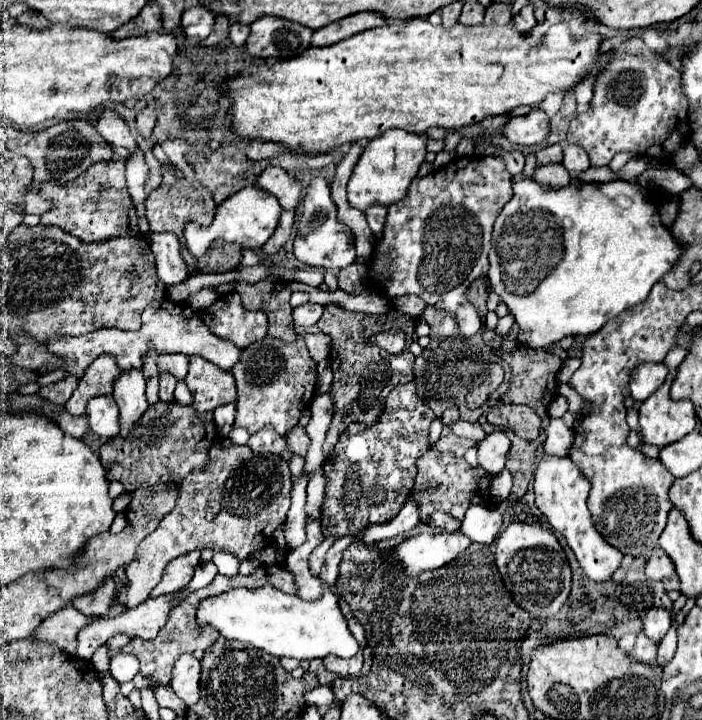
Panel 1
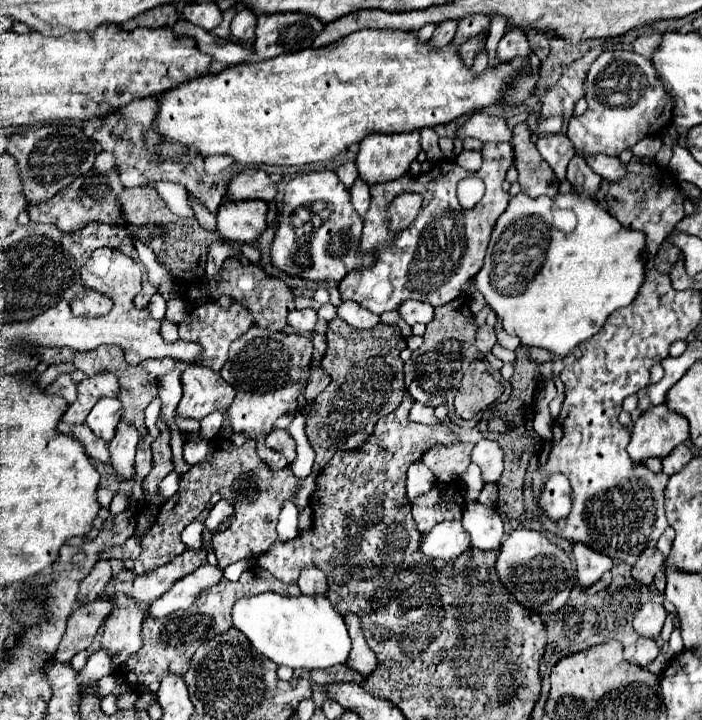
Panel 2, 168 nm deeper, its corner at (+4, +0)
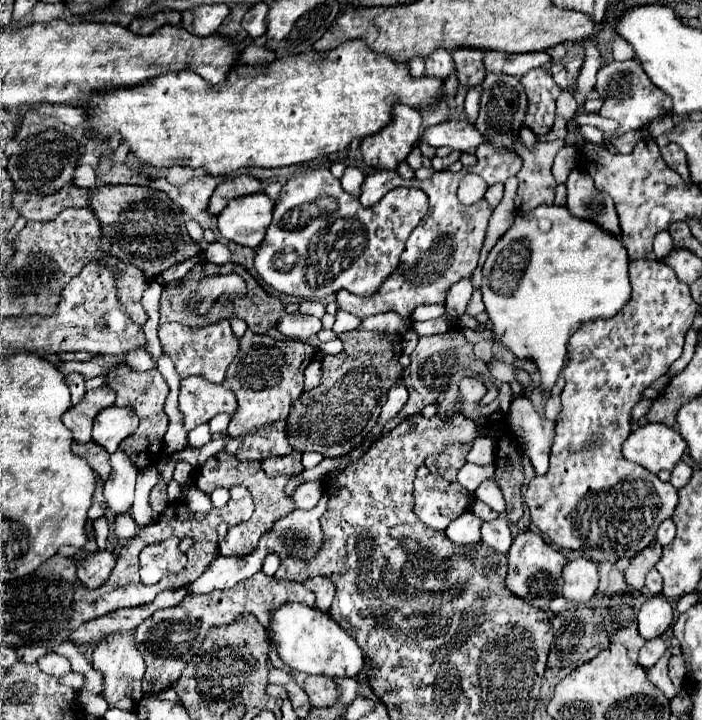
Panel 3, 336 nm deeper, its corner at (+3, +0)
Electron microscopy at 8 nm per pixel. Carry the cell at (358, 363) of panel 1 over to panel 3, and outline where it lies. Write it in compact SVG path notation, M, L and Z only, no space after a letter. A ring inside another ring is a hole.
M354 329L340 333L338 337L344 343L344 349L338 355L326 355L322 359L322 375L324 375L322 383L308 393L302 393L302 397L294 401L294 409L286 419L288 441L300 453L316 451L322 453L324 457L336 457L336 455L346 455L350 449L358 447L364 441L366 433L374 427L382 411L382 405L386 403L390 387L394 387L398 381L404 379L404 367L398 361L402 355L402 335Z

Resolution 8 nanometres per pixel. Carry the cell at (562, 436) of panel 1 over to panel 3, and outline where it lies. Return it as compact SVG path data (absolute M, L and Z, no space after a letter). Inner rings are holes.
M540 205L528 213L518 213L512 227L488 253L482 267L482 295L492 321L492 331L500 343L514 351L516 357L528 357L538 365L546 395L552 391L560 375L560 369L568 357L566 343L578 327L596 319L612 319L626 305L626 301L630 301L632 285L628 277L628 263L628 253L616 235L592 221L572 215L566 207L556 205Z

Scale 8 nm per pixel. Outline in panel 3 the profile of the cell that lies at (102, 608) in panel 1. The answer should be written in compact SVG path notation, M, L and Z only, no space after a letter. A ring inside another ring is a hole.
M96 551L88 553L84 561L78 563L78 579L86 589L98 589L106 583L110 571L114 569L116 559L110 551Z

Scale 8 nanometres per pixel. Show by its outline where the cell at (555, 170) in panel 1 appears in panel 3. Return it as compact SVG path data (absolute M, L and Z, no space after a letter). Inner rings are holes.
M514 137L514 149L520 155L522 169L518 171L518 193L516 209L530 211L542 203L554 203L556 181L552 175L552 161L564 141L536 141L534 149L528 149L522 139Z

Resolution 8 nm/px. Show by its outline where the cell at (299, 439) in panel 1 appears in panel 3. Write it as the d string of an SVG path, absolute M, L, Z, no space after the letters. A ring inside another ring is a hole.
M270 429L270 431L260 431L248 439L242 441L236 457L242 461L242 459L256 459L256 461L262 461L266 457L284 457L284 455L290 455L294 449L290 447L288 443L288 437L284 431L278 431L278 429Z

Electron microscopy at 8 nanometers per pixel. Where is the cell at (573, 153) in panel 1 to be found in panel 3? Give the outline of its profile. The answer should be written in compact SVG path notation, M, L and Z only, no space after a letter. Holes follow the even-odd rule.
M574 169L566 181L568 187L568 203L566 207L582 219L594 221L600 227L604 227L606 231L618 235L620 233L620 225L618 225L618 215L614 205L610 203L608 195L600 193L594 187L592 177L586 171Z

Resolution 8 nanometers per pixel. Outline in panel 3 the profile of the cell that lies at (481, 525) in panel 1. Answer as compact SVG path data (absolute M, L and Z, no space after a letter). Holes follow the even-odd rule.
M504 517L484 521L482 523L482 543L500 551L500 553L506 553L512 545L512 535L510 535L508 521Z

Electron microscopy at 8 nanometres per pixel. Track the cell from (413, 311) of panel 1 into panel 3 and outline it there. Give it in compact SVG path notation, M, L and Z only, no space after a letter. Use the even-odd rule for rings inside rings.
M418 305L412 311L412 321L428 321L428 319L438 319L446 313L445 305Z

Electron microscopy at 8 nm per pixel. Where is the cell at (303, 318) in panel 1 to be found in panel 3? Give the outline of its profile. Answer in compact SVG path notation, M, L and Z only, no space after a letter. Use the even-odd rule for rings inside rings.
M286 313L278 321L278 331L284 333L286 337L306 341L312 335L316 335L322 329L322 323L318 317L304 315L304 313Z

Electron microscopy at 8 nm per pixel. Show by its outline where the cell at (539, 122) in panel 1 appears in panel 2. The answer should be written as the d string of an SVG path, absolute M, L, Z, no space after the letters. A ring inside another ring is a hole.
M473 113L459 129L457 129L457 139L467 139L475 137L483 143L487 141L511 141L511 129L507 127L503 117L489 117L485 113Z

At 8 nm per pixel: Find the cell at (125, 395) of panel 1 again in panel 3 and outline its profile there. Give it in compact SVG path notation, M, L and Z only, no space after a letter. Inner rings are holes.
M116 449L110 455L110 465L112 465L112 473L104 485L104 497L106 497L108 509L114 515L120 515L132 507L138 469L132 457L122 449Z

